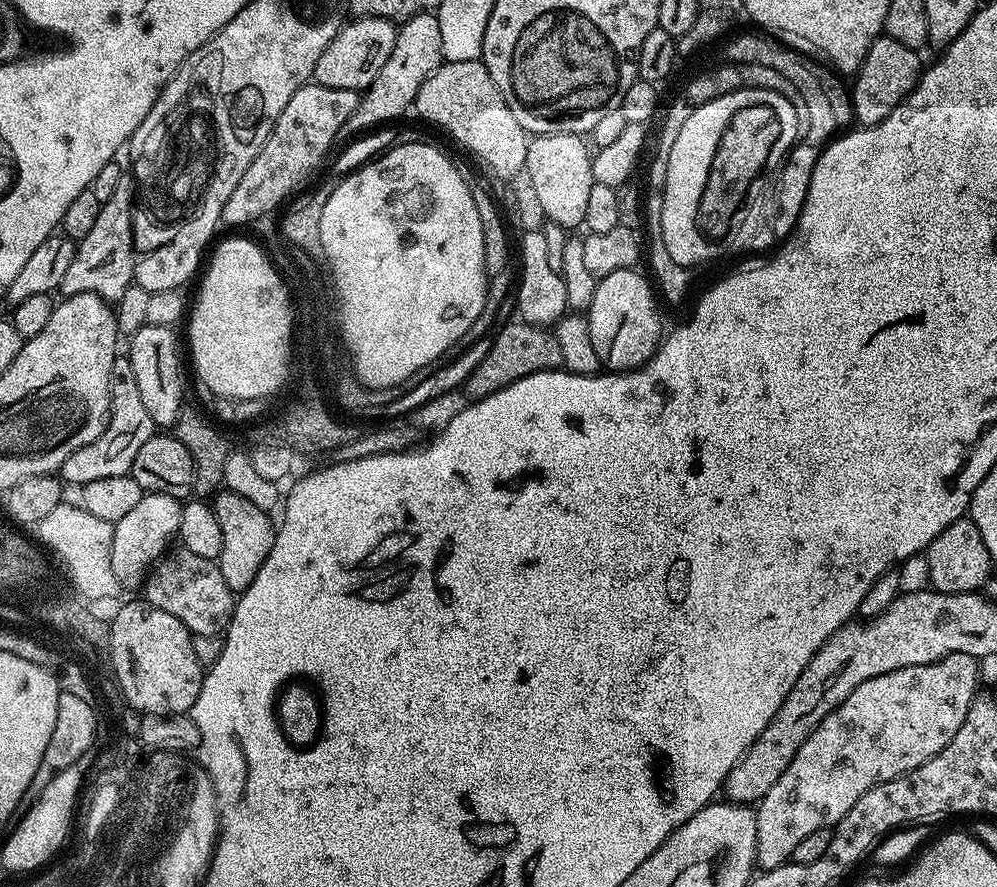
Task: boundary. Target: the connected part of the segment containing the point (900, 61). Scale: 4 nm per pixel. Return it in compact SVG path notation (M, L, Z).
M886 34L877 36L870 46L860 71L855 73L853 84L850 84L850 99L852 115L861 125L871 126L881 124L900 103L911 94L920 78L922 63L917 49L902 46L894 38Z

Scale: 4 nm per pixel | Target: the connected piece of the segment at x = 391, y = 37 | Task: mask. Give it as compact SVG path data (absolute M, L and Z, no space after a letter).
M381 16L349 19L318 57L312 71L315 83L330 86L334 90L354 90L359 93L363 93L364 88L371 89L382 74L382 66L386 66L390 54L394 54L397 31L393 21Z

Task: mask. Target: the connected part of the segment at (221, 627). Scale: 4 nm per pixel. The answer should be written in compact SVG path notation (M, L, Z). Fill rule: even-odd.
M187 550L179 551L165 555L148 573L142 585L143 599L158 606L158 610L166 610L166 614L174 614L178 622L182 622L189 632L197 636L221 635L232 621L232 587L229 586L216 560Z

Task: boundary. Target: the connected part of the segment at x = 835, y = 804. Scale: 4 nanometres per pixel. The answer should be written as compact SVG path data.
M954 654L934 664L910 666L870 678L856 687L802 742L790 766L770 786L755 809L758 826L756 858L761 869L789 863L792 851L814 830L832 828L874 786L903 776L906 770L934 758L958 734L966 714L977 699L976 664L971 656Z

